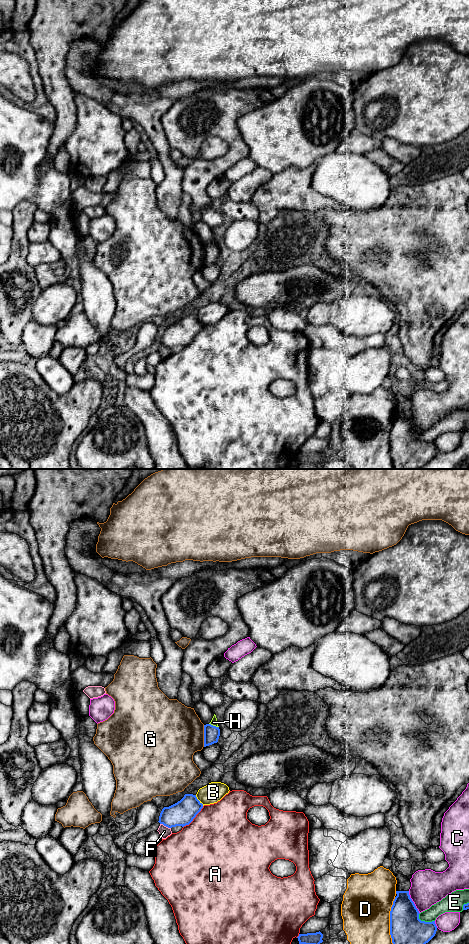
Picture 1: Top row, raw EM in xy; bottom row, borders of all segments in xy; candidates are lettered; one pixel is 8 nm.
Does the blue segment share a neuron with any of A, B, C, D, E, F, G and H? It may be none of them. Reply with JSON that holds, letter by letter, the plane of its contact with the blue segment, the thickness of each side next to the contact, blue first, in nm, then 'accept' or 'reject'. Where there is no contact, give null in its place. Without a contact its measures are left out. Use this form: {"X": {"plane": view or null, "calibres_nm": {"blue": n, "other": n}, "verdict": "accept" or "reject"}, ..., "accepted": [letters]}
{"A": {"plane": "xy", "calibres_nm": {"blue": 200, "other": 500}, "verdict": "reject"}, "B": {"plane": "xy", "calibres_nm": {"blue": 200, "other": 160}, "verdict": "reject"}, "C": {"plane": "xy", "calibres_nm": {"blue": 280, "other": 280}, "verdict": "reject"}, "D": {"plane": "xy", "calibres_nm": {"blue": 280, "other": 400}, "verdict": "reject"}, "E": {"plane": "xy", "calibres_nm": {"blue": 280, "other": 130}, "verdict": "reject"}, "F": {"plane": "xy", "calibres_nm": {"blue": 200, "other": 90}, "verdict": "reject"}, "G": {"plane": "xy", "calibres_nm": {"blue": 130, "other": 460}, "verdict": "reject"}, "H": {"plane": "xy", "calibres_nm": {"blue": 130, "other": 50}, "verdict": "reject"}, "accepted": []}

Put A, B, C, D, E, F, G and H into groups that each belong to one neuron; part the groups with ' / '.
A / B / C / D / E / F / G / H

